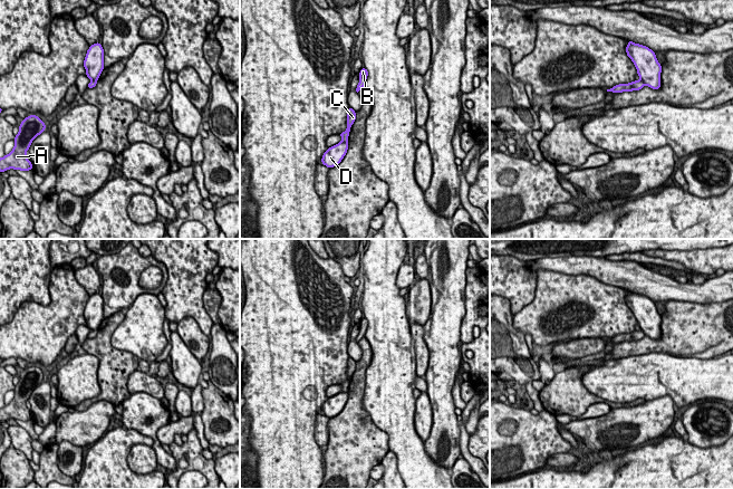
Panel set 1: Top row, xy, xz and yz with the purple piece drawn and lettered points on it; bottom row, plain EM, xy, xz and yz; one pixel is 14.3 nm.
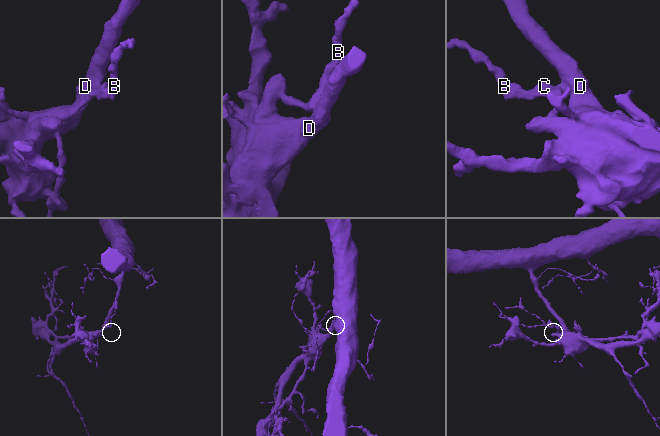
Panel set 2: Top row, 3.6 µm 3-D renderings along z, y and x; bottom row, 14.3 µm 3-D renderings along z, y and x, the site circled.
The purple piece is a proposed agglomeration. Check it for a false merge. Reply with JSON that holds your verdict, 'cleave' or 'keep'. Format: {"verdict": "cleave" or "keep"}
{"verdict": "cleave"}

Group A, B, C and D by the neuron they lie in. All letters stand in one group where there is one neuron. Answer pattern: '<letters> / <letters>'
A B C / D

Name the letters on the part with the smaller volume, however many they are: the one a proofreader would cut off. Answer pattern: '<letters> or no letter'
A, B, C

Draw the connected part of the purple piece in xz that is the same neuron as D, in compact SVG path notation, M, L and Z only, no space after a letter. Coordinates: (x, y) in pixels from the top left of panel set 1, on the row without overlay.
M339 392L338 394L328 397L328 400L322 405L321 413L329 419L336 416L344 409L347 403L347 400L347 392Z

